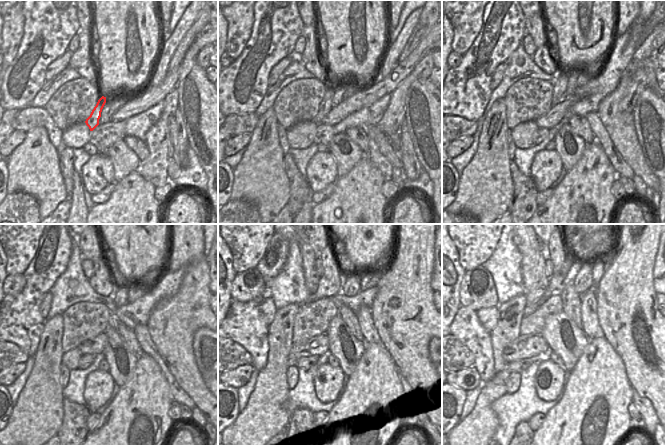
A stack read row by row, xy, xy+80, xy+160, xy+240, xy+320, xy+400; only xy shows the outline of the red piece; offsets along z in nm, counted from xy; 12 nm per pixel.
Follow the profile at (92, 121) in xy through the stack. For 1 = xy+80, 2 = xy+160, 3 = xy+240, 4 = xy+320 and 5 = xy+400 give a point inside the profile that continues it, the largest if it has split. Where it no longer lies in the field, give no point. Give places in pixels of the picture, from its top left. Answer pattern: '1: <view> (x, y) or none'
1: xy+80 (325, 106)
2: xy+160 (559, 90)
3: xy+240 (120, 299)
4: xy+320 (351, 287)
5: xy+400 (583, 282)

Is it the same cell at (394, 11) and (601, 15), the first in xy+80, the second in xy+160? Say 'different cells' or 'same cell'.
different cells

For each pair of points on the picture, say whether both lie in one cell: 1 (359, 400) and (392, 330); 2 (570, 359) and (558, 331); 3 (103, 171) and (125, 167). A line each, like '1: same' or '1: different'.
1: different
2: same
3: different

